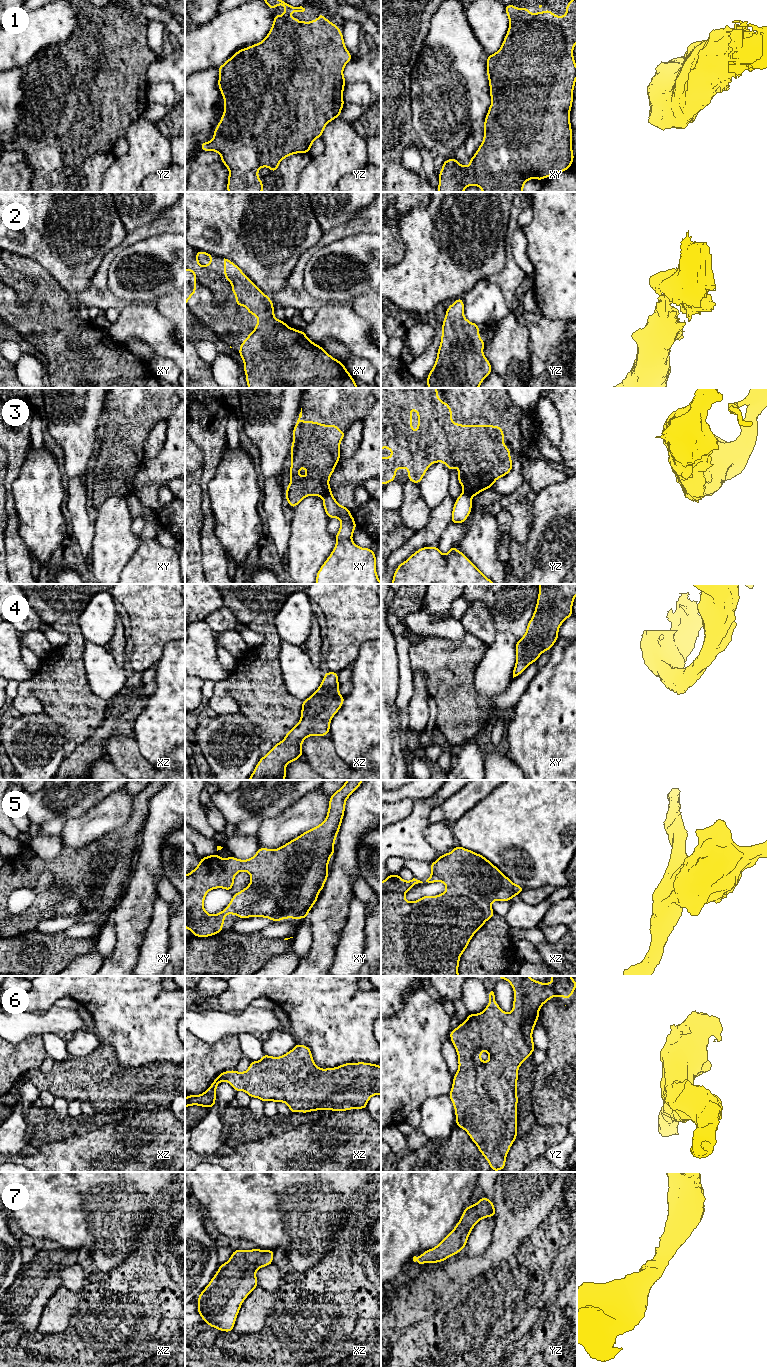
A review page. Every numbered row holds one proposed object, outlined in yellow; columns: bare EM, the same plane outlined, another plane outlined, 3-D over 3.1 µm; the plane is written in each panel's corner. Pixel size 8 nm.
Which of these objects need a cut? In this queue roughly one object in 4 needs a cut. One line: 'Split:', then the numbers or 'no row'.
Split: 3

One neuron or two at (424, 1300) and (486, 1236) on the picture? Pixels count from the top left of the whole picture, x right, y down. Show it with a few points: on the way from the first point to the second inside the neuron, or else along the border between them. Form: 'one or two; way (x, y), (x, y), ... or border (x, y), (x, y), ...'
two; border (489, 1244), (478, 1256), (465, 1255)

